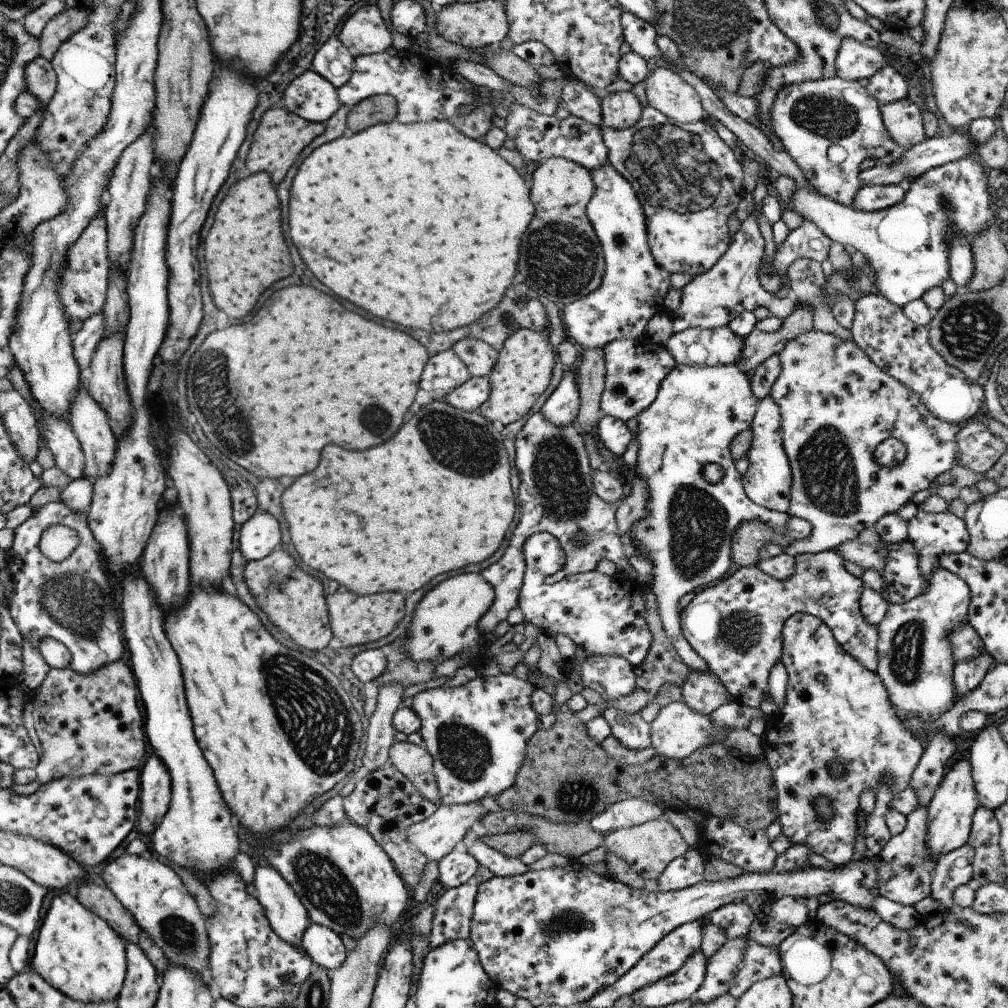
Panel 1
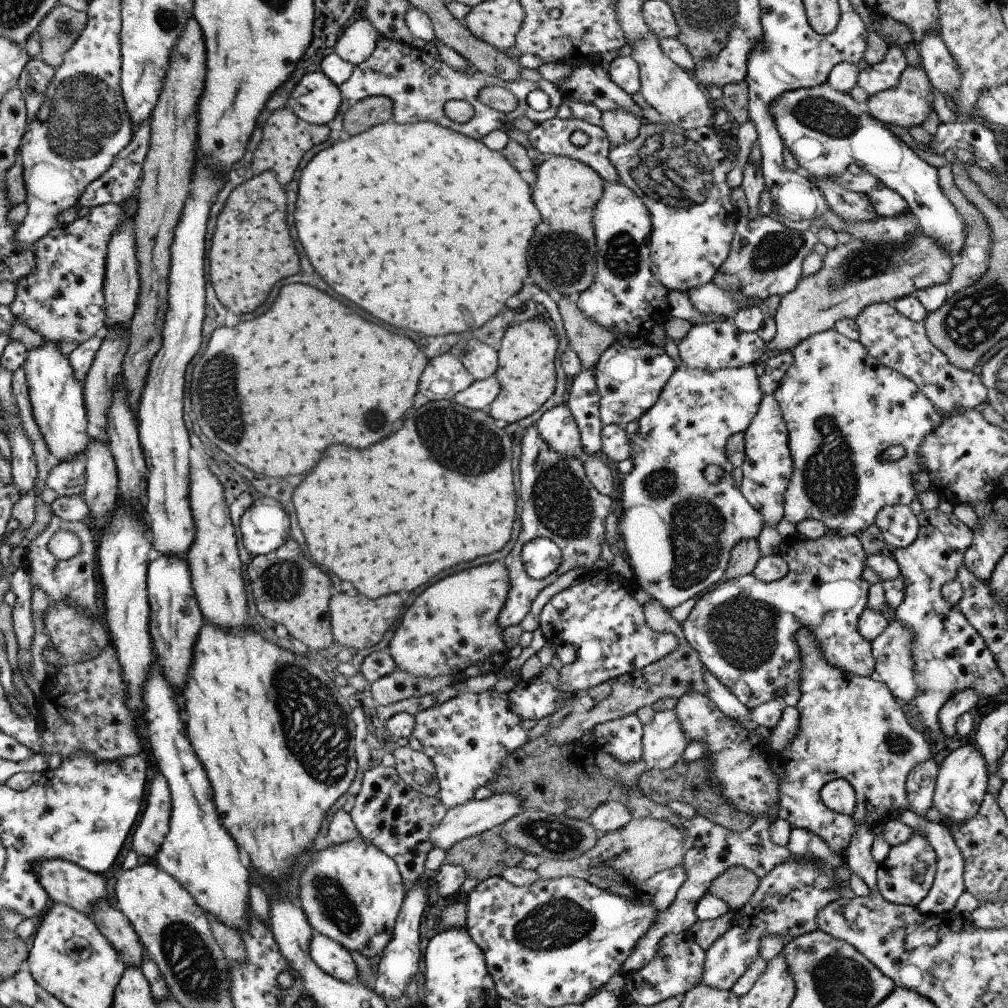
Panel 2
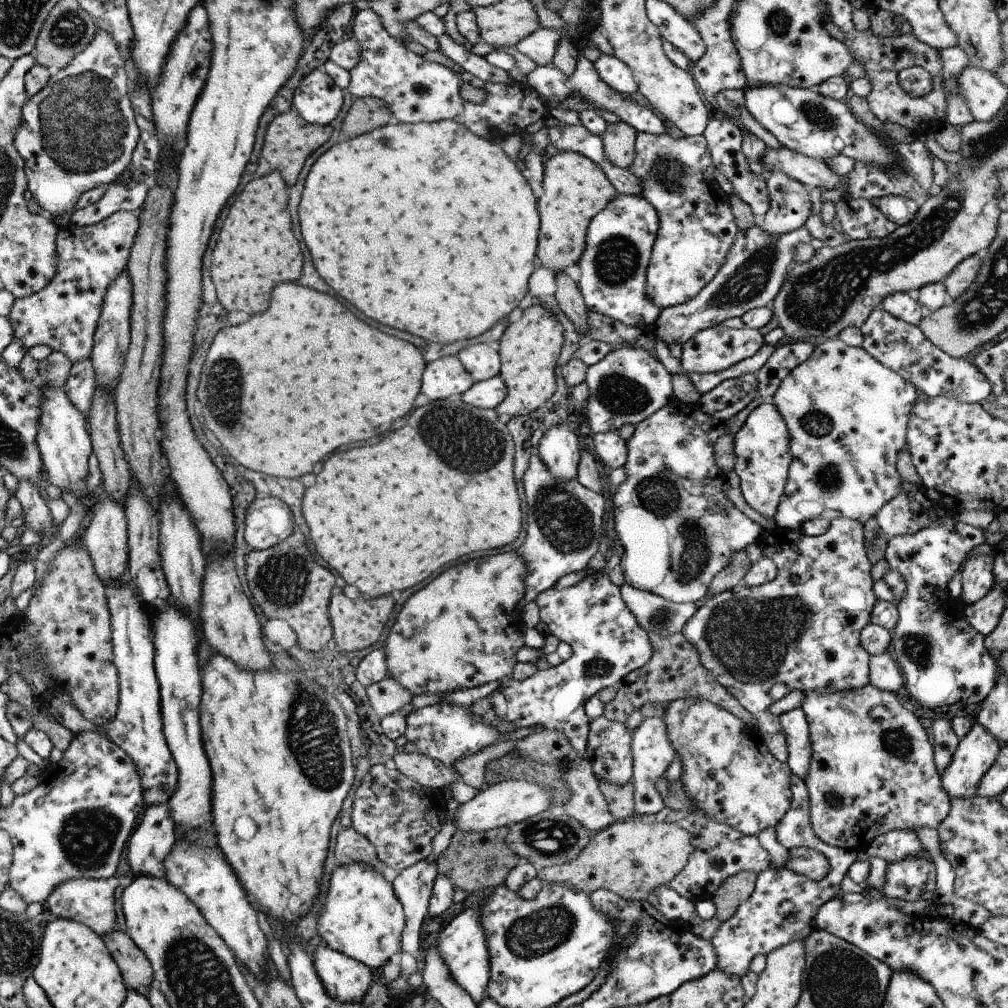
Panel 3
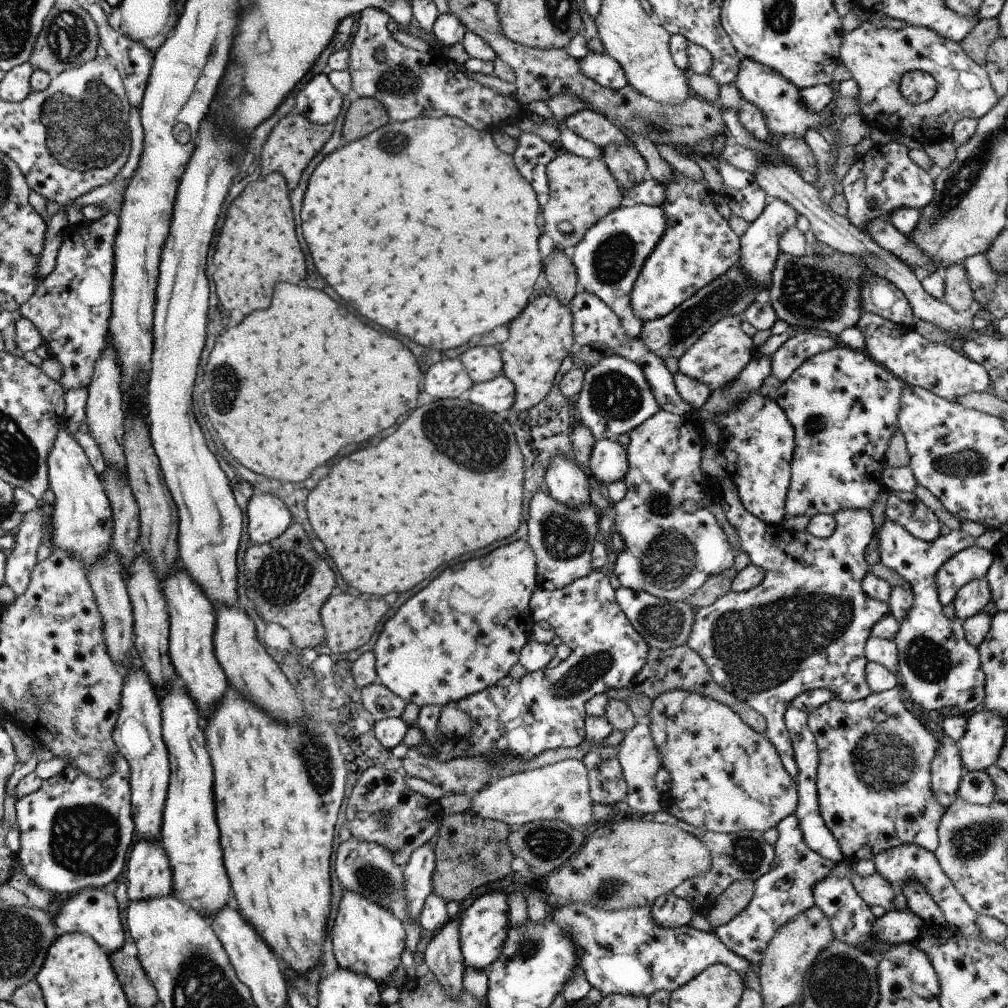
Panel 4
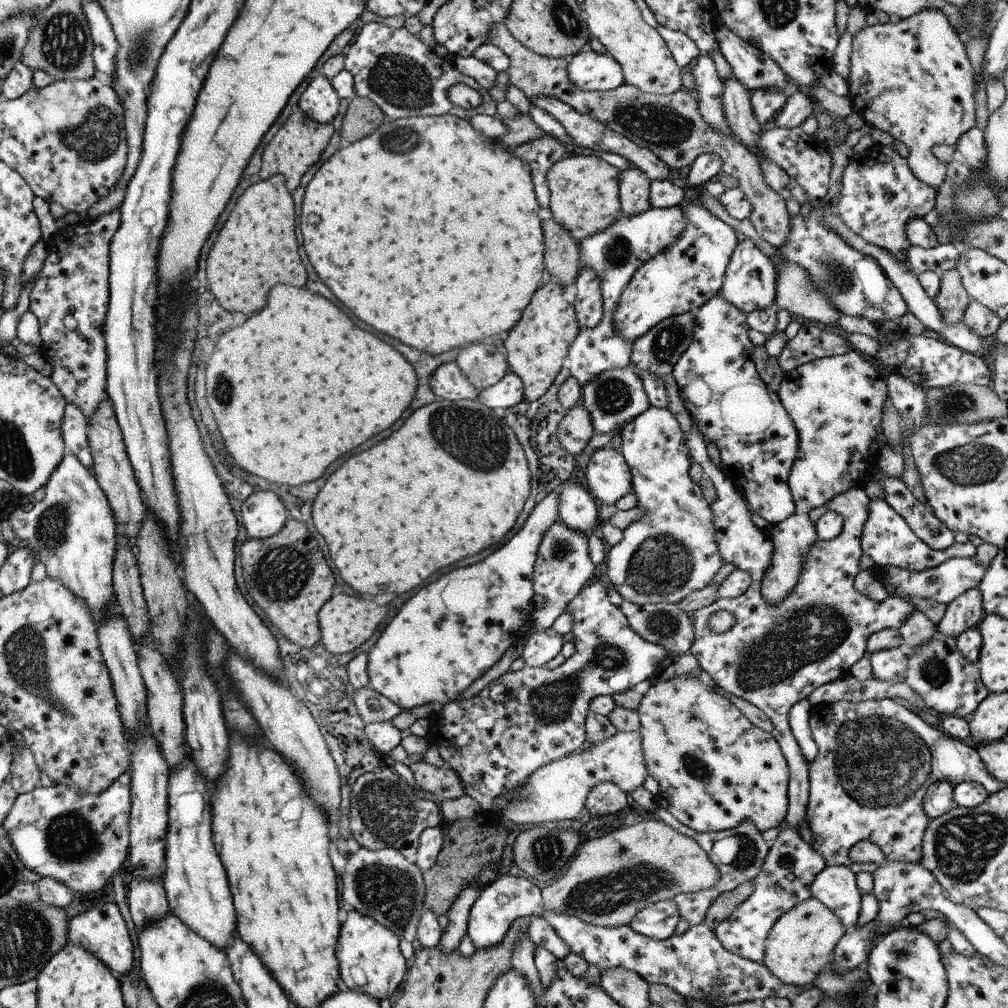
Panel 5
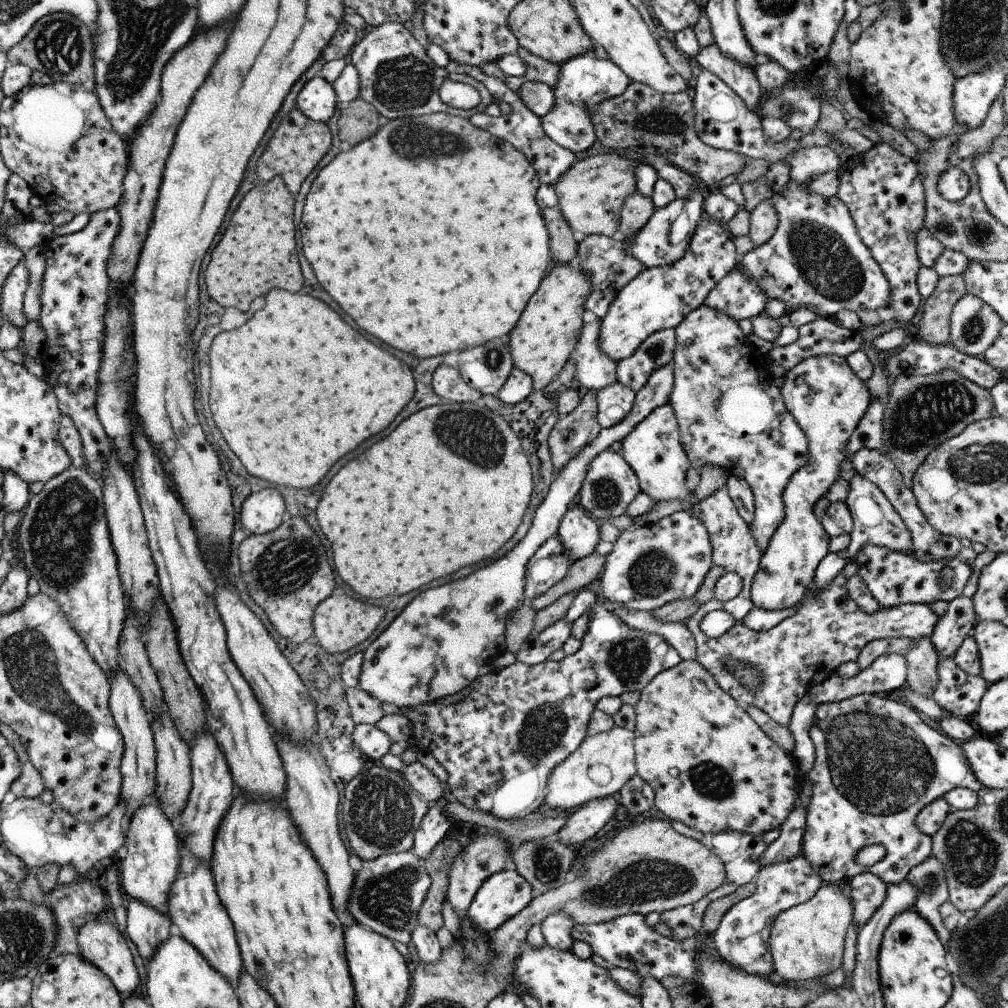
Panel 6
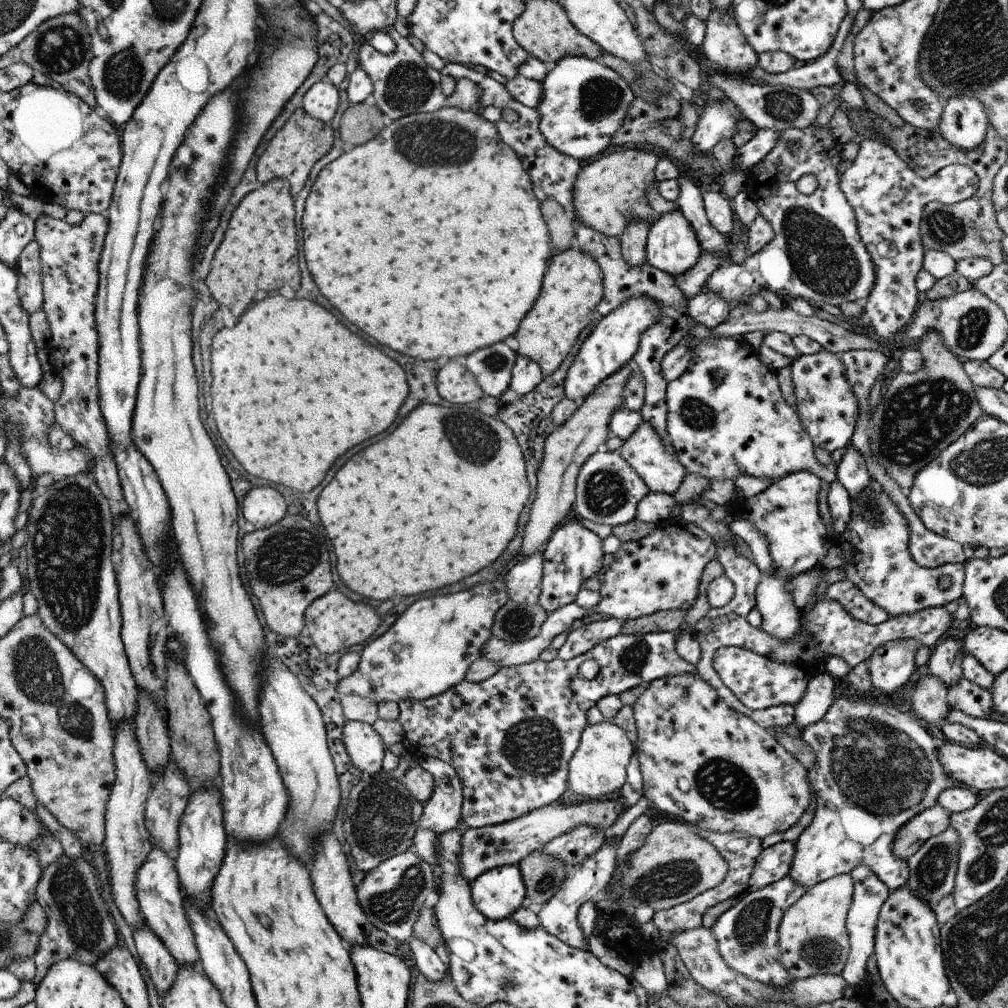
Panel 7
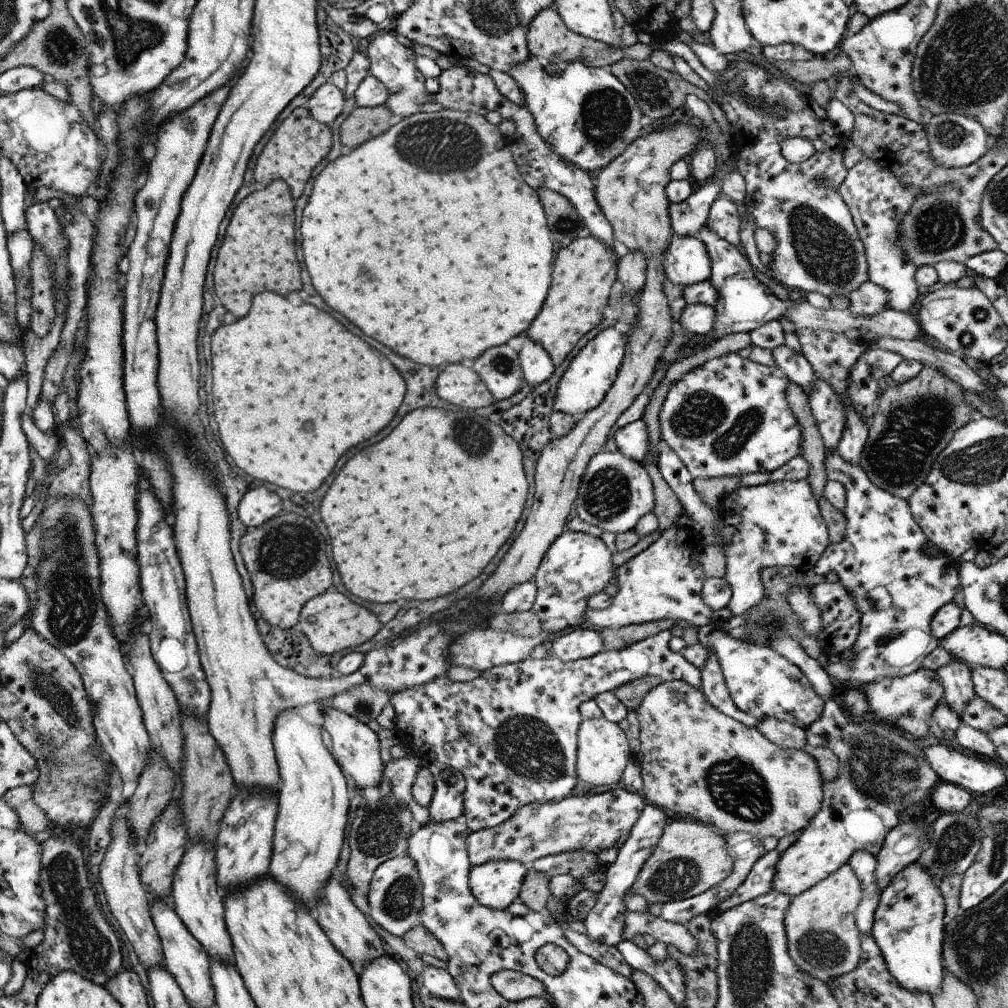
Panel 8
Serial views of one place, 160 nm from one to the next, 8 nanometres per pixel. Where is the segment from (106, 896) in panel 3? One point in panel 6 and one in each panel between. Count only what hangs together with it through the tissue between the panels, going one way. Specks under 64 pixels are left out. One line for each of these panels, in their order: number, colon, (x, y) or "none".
4: (91, 911)
5: (102, 930)
6: (100, 942)

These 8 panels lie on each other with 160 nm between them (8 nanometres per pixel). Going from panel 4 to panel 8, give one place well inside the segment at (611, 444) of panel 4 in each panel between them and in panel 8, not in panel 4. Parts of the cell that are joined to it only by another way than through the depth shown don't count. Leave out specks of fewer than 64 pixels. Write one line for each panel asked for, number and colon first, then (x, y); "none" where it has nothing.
5: (608, 474)
6: (611, 485)
7: (609, 490)
8: (616, 491)

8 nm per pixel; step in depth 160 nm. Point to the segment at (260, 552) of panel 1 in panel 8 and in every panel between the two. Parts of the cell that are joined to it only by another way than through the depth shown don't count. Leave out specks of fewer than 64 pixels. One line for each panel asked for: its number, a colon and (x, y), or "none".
2: (265, 526)
3: (269, 520)
4: (268, 517)
5: (263, 513)
6: (264, 511)
7: (263, 507)
8: (257, 506)

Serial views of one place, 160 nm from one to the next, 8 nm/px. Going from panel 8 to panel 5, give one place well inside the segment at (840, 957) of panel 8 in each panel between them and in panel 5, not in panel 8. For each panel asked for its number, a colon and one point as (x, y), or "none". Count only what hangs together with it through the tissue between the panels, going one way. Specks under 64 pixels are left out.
5: (800, 946)
6: (807, 941)
7: (813, 940)

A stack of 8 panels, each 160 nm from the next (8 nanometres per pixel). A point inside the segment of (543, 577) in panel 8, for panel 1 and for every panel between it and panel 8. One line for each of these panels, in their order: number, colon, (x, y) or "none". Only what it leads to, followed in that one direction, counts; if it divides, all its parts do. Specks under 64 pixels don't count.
1: (562, 407)
2: (557, 426)
3: (559, 449)
4: (566, 482)
5: (577, 510)
6: (578, 533)
7: (573, 554)

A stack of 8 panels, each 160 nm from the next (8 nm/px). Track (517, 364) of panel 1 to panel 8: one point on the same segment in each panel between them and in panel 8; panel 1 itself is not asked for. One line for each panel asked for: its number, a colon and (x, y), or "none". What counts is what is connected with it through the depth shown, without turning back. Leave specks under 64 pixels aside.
2: (525, 371)
3: (529, 348)
4: (541, 337)
5: (537, 347)
6: (547, 334)
7: (573, 288)
8: (585, 270)

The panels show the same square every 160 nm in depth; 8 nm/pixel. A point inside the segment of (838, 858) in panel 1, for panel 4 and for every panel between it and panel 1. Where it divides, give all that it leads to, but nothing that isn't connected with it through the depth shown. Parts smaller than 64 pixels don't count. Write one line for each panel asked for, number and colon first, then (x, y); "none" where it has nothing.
2: (851, 727)
3: (869, 751)
4: (873, 784)

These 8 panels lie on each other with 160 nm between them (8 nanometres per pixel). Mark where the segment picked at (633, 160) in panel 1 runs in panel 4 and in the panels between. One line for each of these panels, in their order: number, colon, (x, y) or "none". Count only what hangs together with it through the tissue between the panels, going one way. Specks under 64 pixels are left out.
2: (680, 175)
3: (696, 230)
4: (698, 246)

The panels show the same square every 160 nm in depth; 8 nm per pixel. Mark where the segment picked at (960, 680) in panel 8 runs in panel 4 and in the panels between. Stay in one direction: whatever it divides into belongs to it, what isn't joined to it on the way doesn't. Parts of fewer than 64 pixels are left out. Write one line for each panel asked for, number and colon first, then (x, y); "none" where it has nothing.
4: (974, 597)
5: (965, 612)
6: (950, 631)
7: (945, 663)

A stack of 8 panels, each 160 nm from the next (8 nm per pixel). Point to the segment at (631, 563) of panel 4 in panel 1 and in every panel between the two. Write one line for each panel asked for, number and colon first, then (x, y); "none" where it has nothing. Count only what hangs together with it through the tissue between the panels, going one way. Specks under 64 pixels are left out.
1: (688, 530)
2: (679, 530)
3: (678, 529)

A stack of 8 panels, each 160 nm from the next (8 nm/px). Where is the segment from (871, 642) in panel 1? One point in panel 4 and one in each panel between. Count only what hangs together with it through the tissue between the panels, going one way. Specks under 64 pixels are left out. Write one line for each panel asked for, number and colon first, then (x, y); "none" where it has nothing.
2: (744, 631)
3: (802, 629)
4: (805, 627)

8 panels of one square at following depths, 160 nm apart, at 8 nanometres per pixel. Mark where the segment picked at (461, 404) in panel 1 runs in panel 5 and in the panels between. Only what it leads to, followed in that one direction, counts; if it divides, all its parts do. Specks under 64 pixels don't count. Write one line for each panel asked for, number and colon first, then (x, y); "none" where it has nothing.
2: (482, 394)
3: (490, 393)
4: (499, 394)
5: (510, 390)

